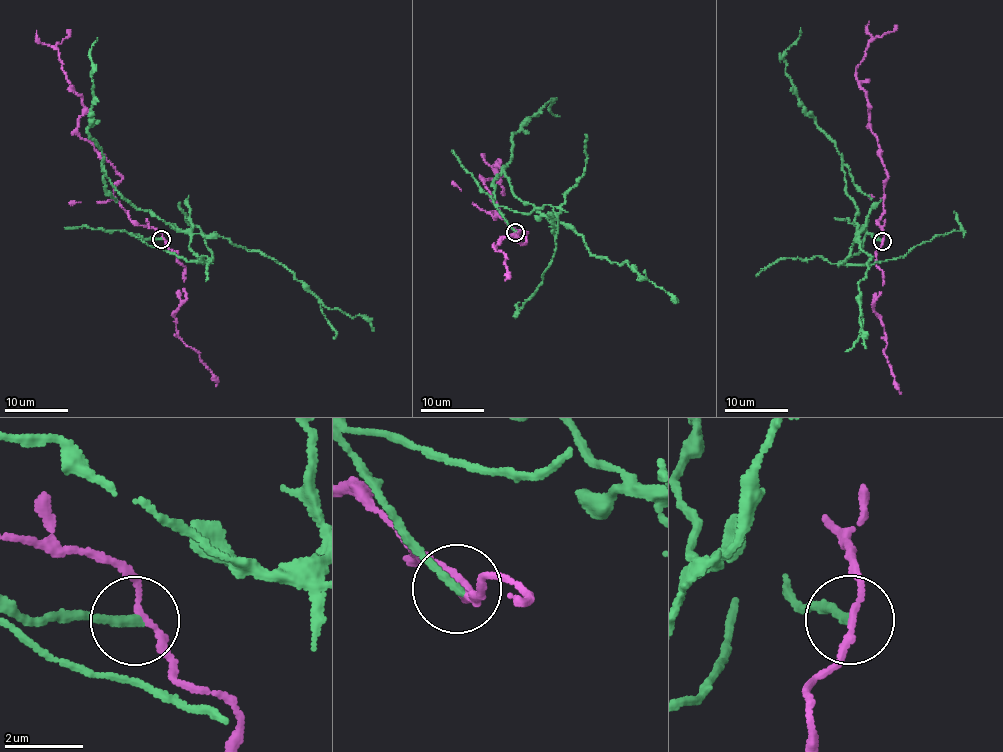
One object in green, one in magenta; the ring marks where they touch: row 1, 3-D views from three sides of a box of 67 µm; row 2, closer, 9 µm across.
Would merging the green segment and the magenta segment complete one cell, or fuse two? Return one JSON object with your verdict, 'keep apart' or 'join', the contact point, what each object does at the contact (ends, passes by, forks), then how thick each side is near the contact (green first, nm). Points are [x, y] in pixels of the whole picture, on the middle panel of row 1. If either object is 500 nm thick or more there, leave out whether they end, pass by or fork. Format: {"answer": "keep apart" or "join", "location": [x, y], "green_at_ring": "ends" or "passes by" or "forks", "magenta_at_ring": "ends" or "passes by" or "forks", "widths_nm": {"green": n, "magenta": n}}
{"answer": "keep apart", "location": [515, 232], "green_at_ring": "ends", "magenta_at_ring": "passes by", "widths_nm": {"green": 240, "magenta": 140}}

